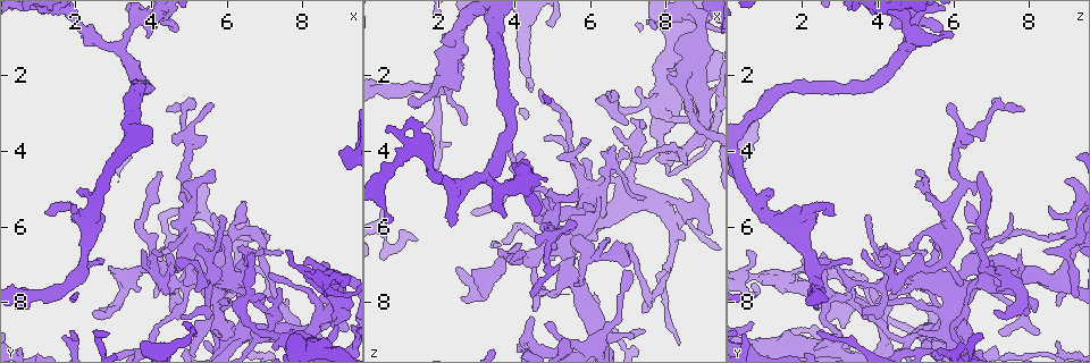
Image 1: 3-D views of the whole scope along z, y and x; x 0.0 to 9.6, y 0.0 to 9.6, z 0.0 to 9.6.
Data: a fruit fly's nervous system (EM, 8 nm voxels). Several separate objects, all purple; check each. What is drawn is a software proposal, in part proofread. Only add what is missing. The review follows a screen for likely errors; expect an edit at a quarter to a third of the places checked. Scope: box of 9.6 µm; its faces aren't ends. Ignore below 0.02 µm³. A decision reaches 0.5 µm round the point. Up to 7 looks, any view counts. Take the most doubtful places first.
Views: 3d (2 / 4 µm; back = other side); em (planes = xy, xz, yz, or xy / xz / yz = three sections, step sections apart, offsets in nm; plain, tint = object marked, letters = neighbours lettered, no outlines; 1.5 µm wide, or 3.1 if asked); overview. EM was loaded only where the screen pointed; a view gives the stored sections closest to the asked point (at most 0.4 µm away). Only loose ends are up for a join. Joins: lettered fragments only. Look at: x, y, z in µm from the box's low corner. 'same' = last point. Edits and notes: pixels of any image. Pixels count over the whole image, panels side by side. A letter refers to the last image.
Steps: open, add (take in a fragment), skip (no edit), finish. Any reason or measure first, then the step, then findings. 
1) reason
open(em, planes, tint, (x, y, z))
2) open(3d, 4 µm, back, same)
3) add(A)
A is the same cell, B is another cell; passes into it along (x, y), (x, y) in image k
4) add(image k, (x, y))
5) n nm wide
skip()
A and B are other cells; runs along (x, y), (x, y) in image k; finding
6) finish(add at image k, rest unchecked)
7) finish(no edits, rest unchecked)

branch stops here
open(em, xy, step 4, letters, (5.20, 6.50, 4.15))

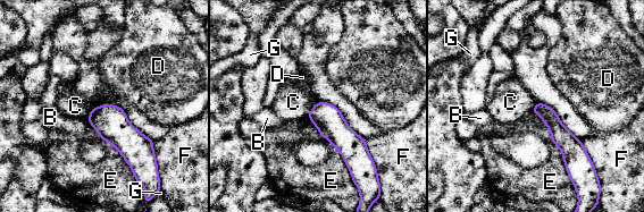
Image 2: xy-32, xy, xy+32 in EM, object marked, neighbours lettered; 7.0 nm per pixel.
120 nm wide
skip()
B, C, D, E, F and G are other cells; runs along (538, 106), (582, 157) in image 2; none of them fits

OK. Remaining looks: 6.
open(3d, 2 µm, back, (4.70, 6.85, 2.40))

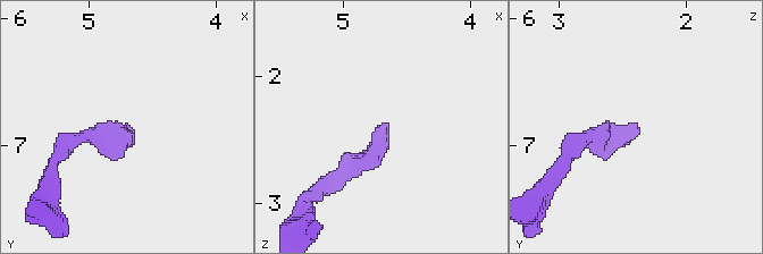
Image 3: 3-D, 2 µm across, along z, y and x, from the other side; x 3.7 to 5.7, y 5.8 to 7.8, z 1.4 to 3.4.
open(em, xz, step 4, letters, (4.70, 6.82, 2.38))

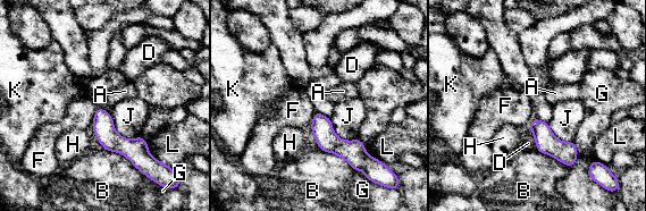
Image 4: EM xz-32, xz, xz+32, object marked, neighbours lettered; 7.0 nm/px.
open(em, planes, letters, same)

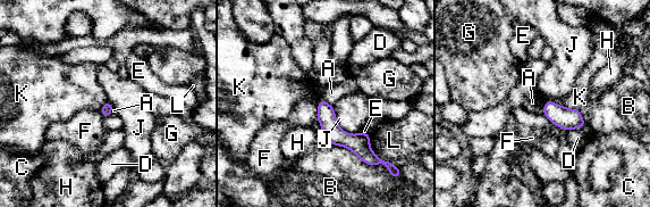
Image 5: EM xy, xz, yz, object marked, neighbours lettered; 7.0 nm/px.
80 nm wide
skip()
A, B, C, D, E, F, G, H, J, K and L are other cells; runs along (321, 102), (328, 123), (368, 154) in image 5; none of them fits

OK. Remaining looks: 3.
an open end
open(em, xz, step 4, letters, (8.40, 8.10, 4.25))

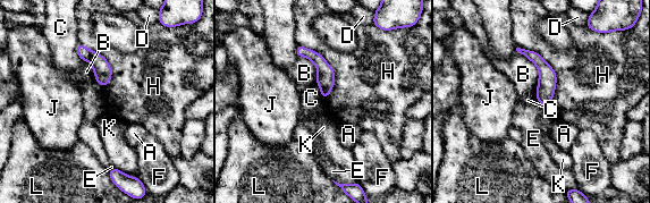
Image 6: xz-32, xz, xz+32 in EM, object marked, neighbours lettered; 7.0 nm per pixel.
H touches over 480 nm
skip()
A, B, C, D, E, F, H, J, K and L are other cells; runs along (525, 52), (545, 68), (545, 102) in image 6; no lettered fragment goes on from it

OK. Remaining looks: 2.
finish(no edits, rest unchecked)

